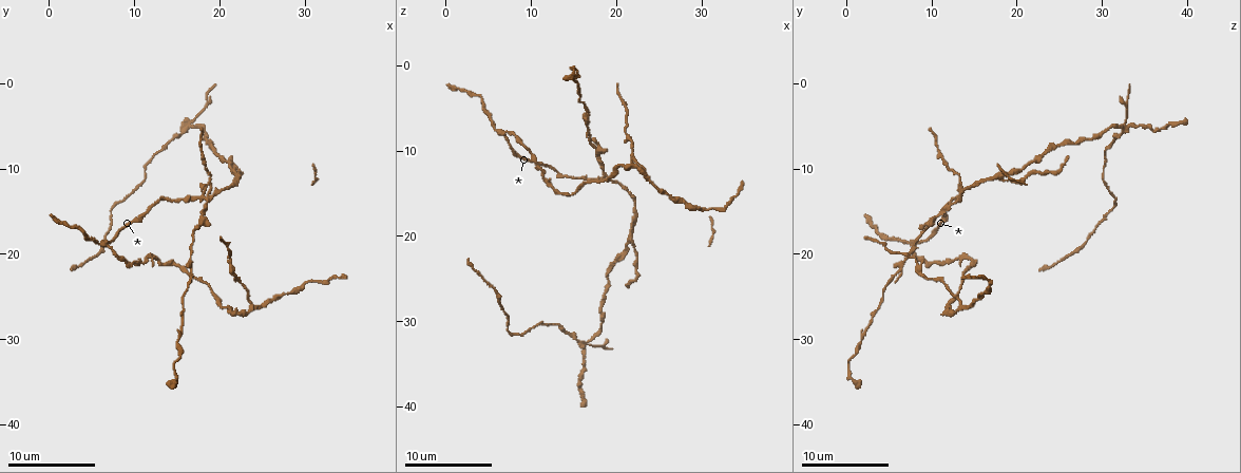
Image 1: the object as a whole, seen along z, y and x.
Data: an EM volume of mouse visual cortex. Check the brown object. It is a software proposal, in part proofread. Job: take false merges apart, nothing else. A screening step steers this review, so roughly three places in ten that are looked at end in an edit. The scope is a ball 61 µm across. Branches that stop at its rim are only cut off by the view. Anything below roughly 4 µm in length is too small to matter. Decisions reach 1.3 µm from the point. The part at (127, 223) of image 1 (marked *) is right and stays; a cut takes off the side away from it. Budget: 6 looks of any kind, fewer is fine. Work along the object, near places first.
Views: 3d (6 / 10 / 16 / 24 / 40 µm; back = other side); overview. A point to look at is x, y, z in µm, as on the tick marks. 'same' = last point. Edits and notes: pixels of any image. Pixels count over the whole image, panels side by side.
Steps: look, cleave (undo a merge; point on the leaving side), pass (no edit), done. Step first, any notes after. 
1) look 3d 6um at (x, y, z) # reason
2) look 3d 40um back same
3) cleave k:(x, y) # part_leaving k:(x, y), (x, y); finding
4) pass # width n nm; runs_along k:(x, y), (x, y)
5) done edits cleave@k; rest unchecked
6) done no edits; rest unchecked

look 3d 16um at (7.0, 19.2, 7.8) # a fork

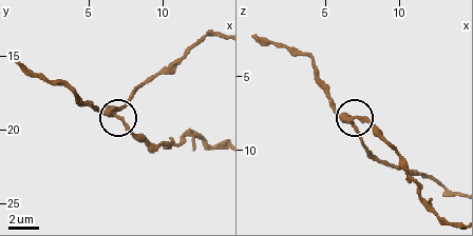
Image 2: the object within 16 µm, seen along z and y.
pass # width 320 nm; runs_along 2:(384, 163), (362, 142), (353, 117), (340, 112), (326, 98); one neuron here

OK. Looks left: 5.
look 3d 10um at (23.6, 26.0, 13.6)

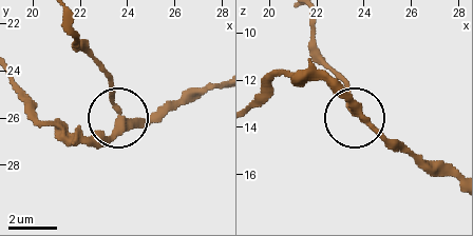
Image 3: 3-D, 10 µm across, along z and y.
look 3d 10um back at (23.6, 26.0, 13.4) # from behind

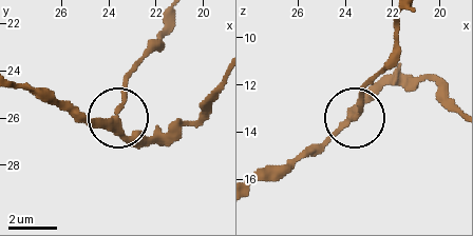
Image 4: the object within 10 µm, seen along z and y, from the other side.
cleave 4:(124, 89) # part_leaving 4:(353, 121), (360, 92), (391, 55), (395, 19); two neurons meet here

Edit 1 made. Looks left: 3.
look overview # see it whole again

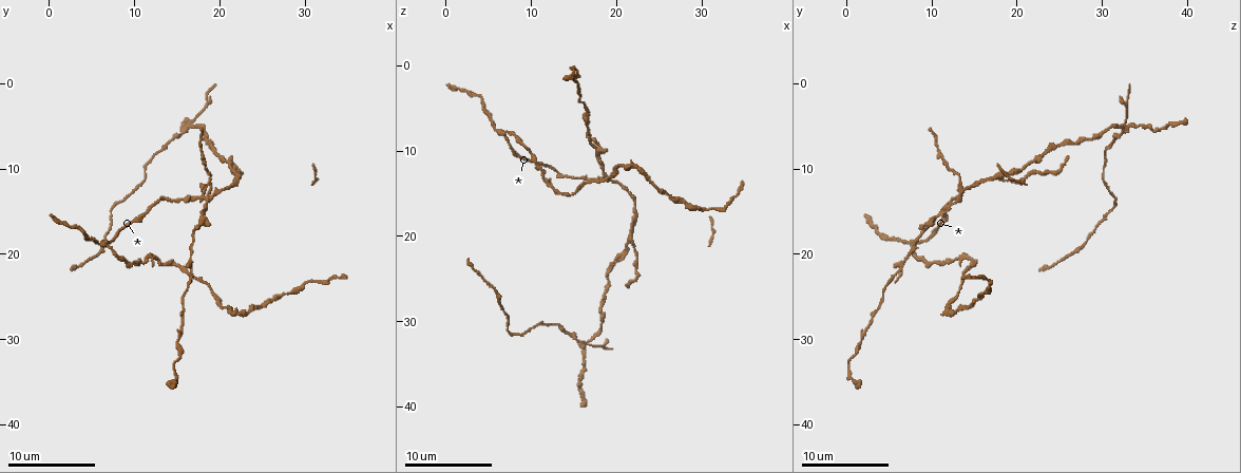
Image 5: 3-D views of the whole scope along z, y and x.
look 3d 10um at (16.0, 5.0, 33.0) # arms part here

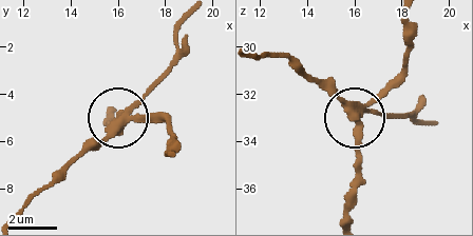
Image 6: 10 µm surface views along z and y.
cleave 6:(144, 98) # width 380 nm; part_leaving 6:(116, 126), (81, 151), (19, 217); a second neuron is stuck on

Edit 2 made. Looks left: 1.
done edits cleave@4, cleave@6; rest unchecked

